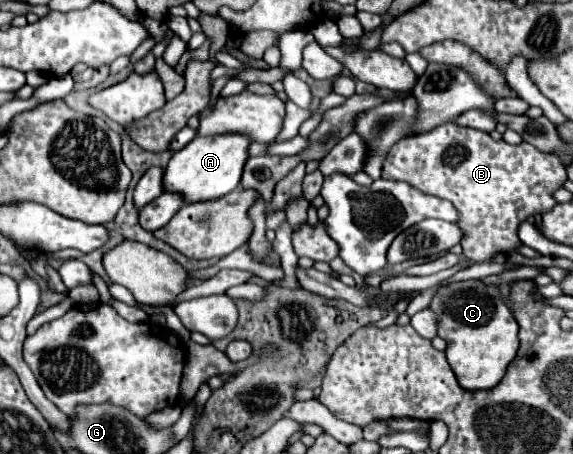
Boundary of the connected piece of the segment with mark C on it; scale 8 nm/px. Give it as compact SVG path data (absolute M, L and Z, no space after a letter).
M467 280L457 282L449 286L441 286L431 302L431 310L439 316L439 336L447 342L447 360L457 376L457 382L463 390L475 392L475 390L489 390L493 388L507 372L507 366L517 354L519 338L517 338L517 320L513 318L509 306L499 300L499 294L495 288L485 286L481 280Z

